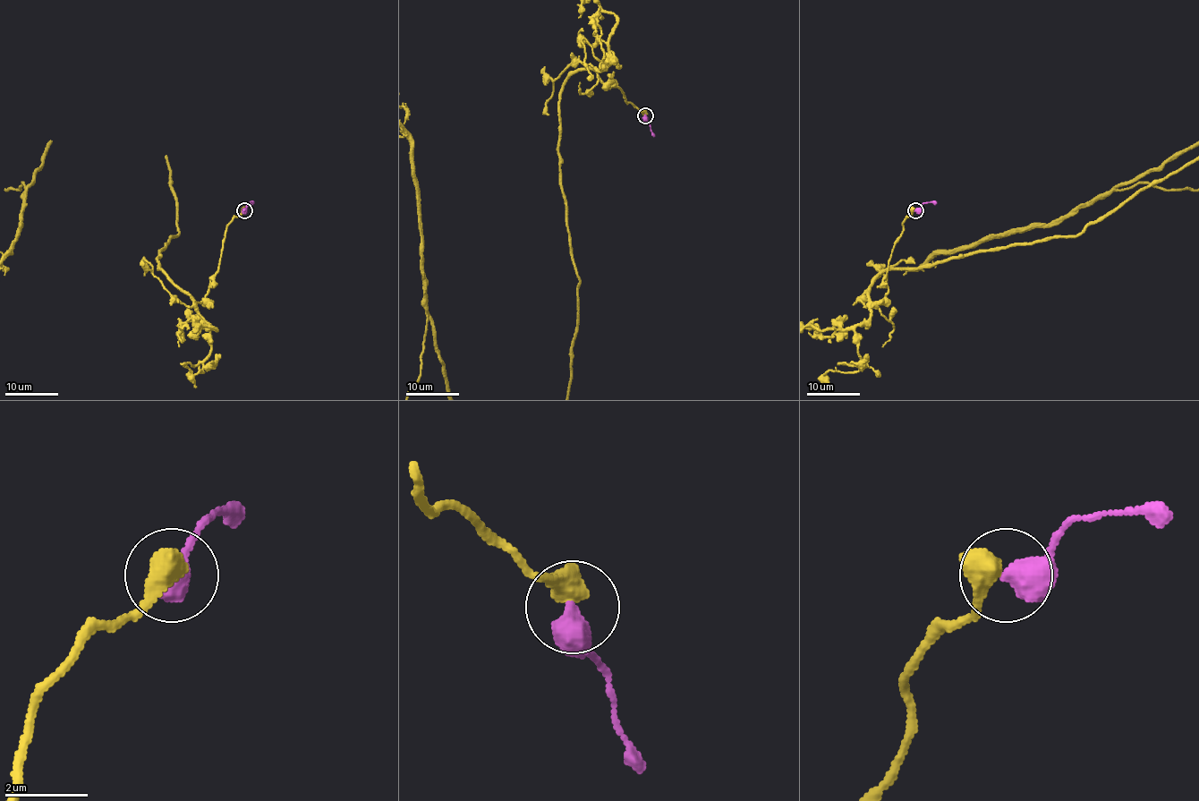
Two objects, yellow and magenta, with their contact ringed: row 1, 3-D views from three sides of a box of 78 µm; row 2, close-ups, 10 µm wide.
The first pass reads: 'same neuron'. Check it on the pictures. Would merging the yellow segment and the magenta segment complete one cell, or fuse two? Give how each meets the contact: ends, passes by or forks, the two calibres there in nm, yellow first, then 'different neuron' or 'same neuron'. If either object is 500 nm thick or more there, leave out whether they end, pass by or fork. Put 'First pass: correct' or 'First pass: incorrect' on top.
First pass: incorrect
650/600 nm | different neuron

